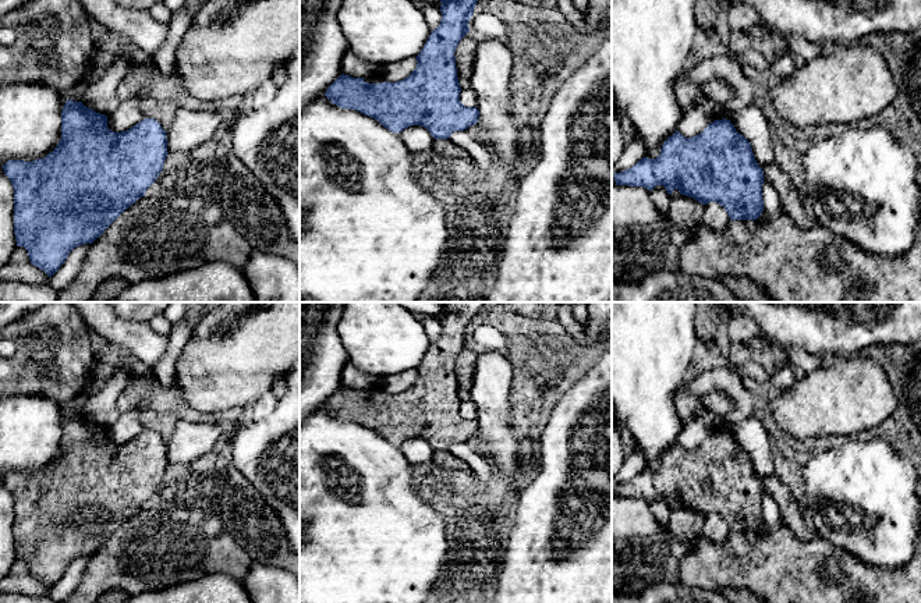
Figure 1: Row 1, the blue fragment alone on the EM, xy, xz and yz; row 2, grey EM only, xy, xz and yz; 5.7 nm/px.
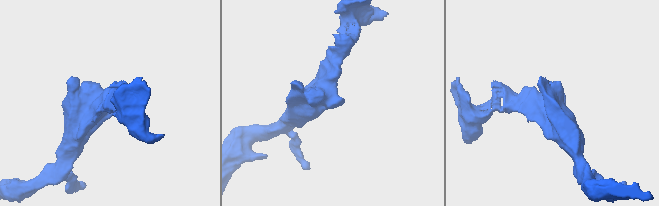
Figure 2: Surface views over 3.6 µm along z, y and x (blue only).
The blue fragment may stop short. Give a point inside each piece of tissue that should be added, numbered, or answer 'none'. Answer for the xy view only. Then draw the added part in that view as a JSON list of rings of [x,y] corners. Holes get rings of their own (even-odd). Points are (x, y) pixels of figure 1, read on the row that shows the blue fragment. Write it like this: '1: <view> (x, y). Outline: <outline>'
none

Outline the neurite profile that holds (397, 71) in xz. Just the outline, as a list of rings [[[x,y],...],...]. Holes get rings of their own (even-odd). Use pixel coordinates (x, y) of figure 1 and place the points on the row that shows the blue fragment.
[[[415,57],[383,65],[382,78],[386,82],[403,81],[417,68]]]

